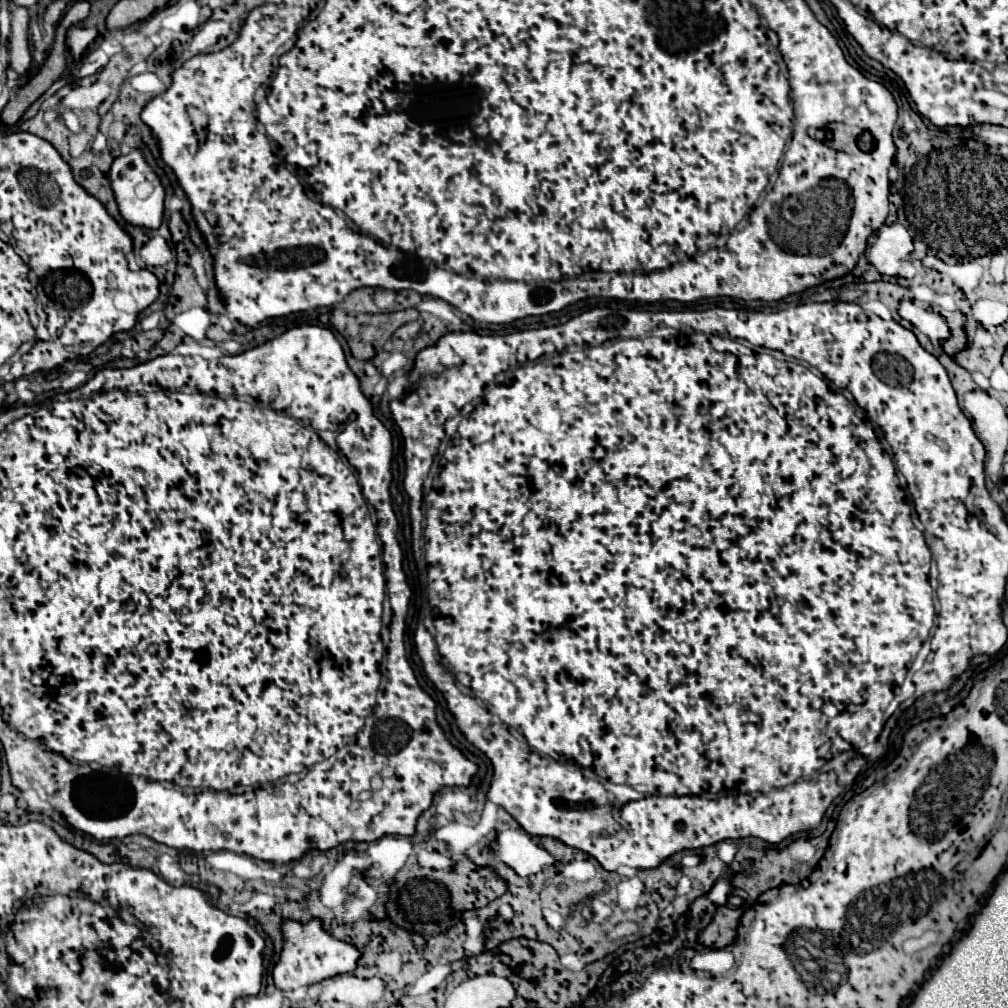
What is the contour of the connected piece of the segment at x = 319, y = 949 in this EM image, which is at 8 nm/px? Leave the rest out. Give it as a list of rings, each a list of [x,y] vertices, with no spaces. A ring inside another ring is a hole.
[[[312,919],[306,925],[296,921],[286,921],[284,927],[284,951],[280,955],[280,961],[274,967],[274,983],[282,991],[292,991],[302,985],[312,985],[316,981],[322,981],[326,977],[334,977],[346,971],[352,971],[358,961],[358,949],[334,939],[326,931],[322,931],[320,919]]]

